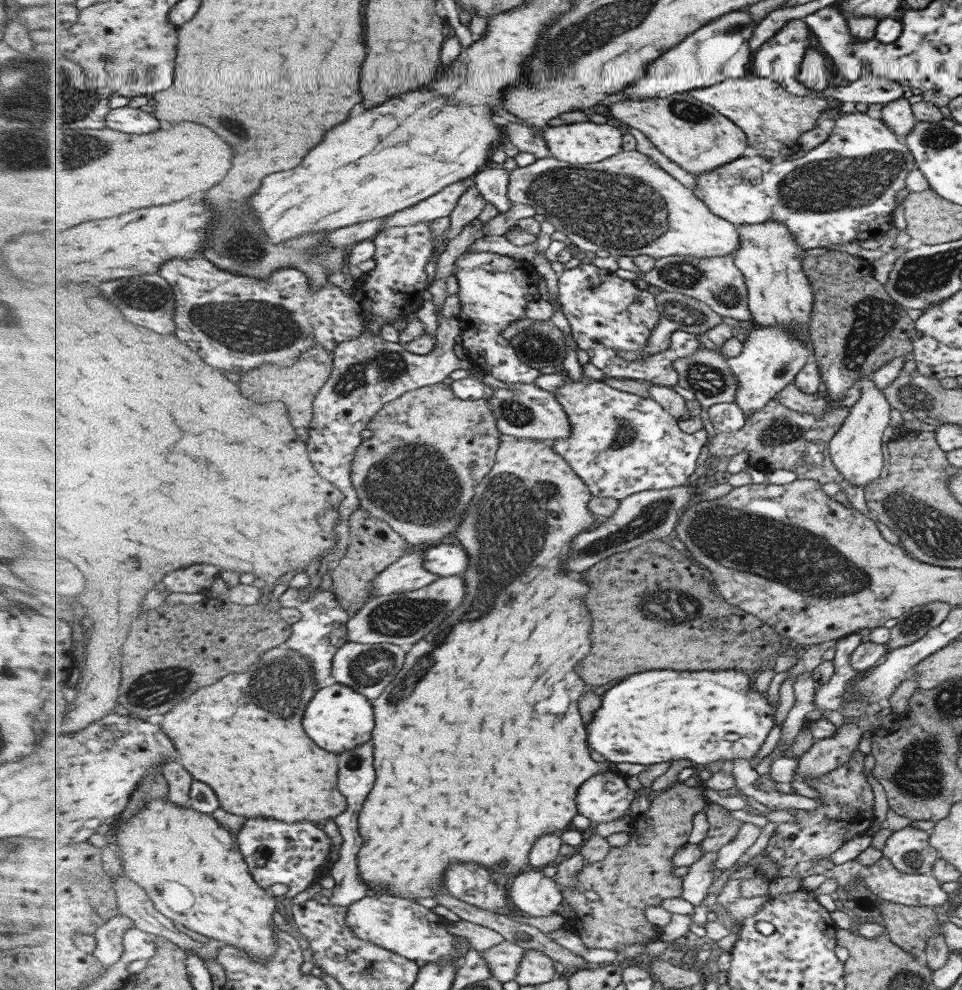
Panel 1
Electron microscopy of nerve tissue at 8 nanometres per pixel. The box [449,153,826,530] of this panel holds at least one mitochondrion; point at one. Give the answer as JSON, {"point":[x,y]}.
{"point":[612,211]}

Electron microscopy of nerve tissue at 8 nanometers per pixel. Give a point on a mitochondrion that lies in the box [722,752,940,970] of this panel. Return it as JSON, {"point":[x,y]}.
{"point":[913,859]}

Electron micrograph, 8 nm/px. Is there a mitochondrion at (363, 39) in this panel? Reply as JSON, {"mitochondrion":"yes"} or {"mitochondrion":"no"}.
{"mitochondrion":"no"}

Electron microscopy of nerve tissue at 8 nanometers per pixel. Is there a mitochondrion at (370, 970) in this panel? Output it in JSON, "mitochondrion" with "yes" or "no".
{"mitochondrion":"yes"}

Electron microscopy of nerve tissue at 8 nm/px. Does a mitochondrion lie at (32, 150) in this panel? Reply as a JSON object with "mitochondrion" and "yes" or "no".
{"mitochondrion":"yes"}

